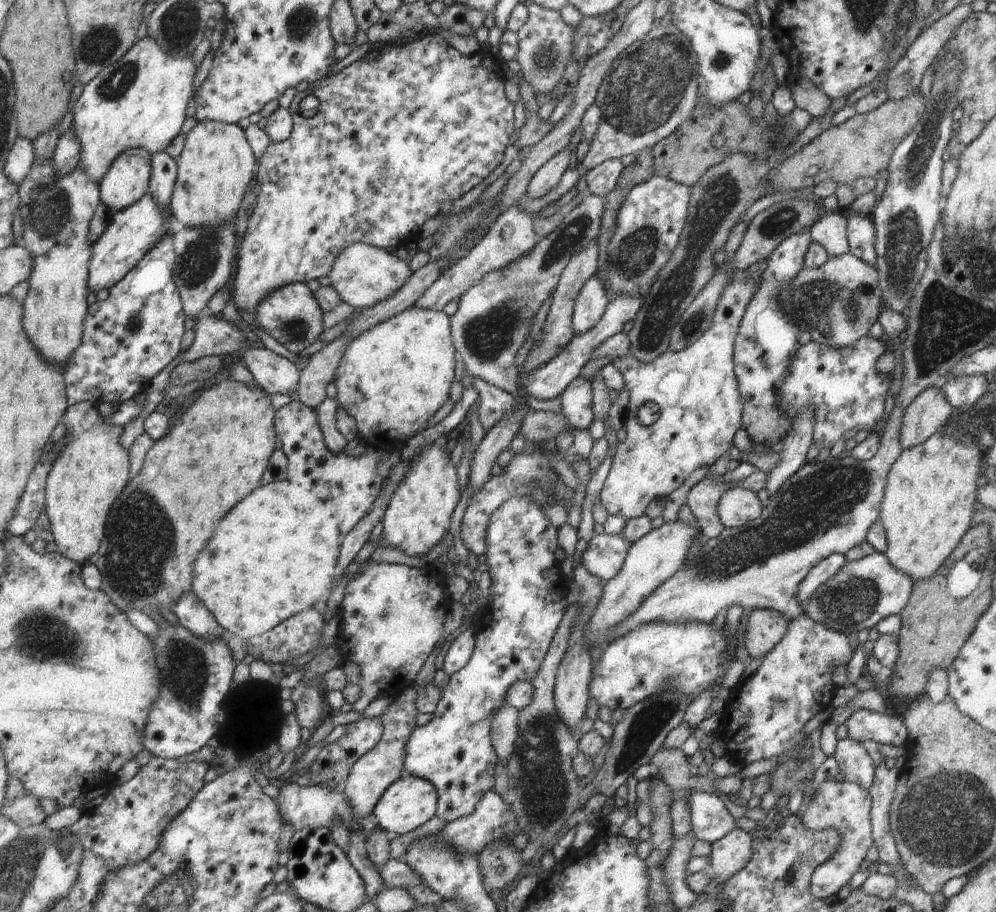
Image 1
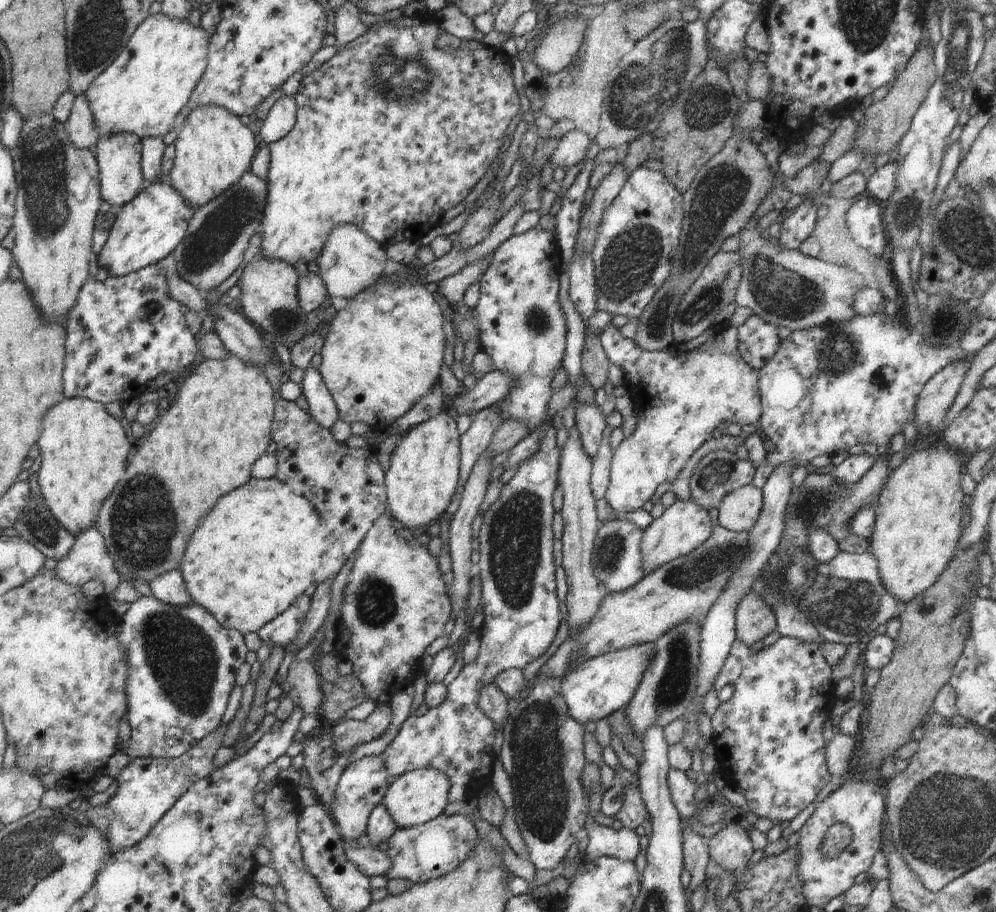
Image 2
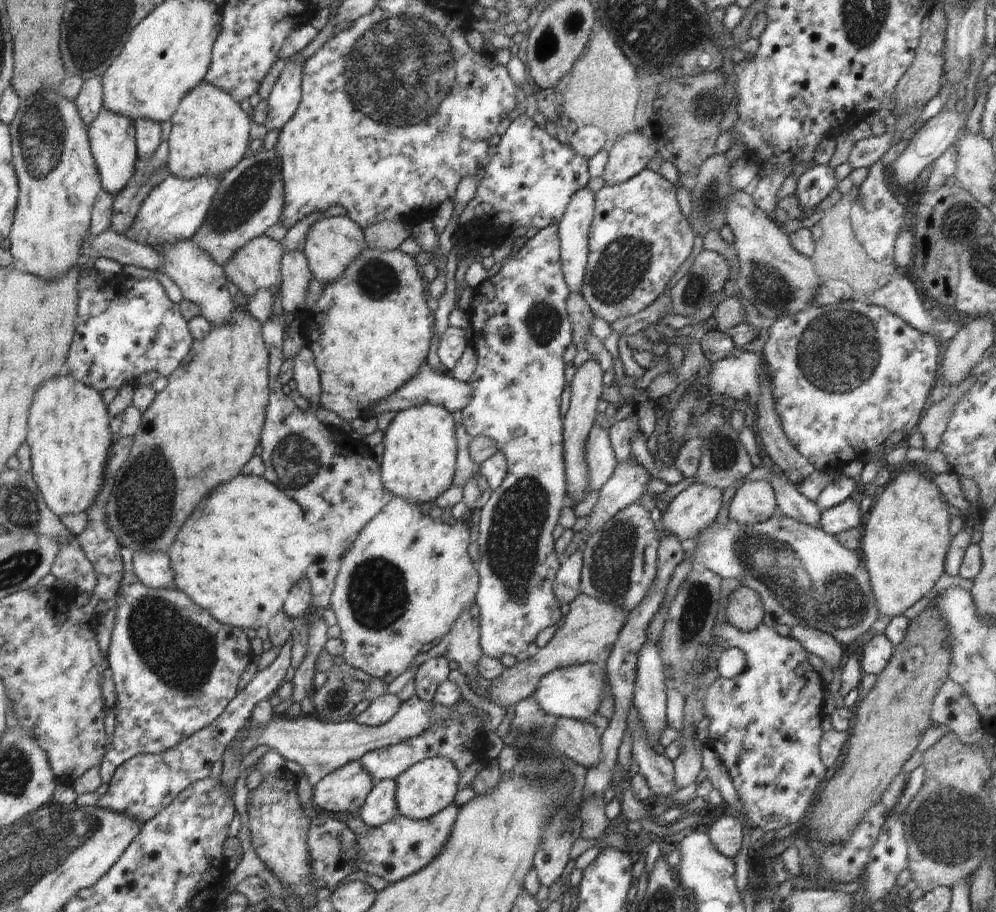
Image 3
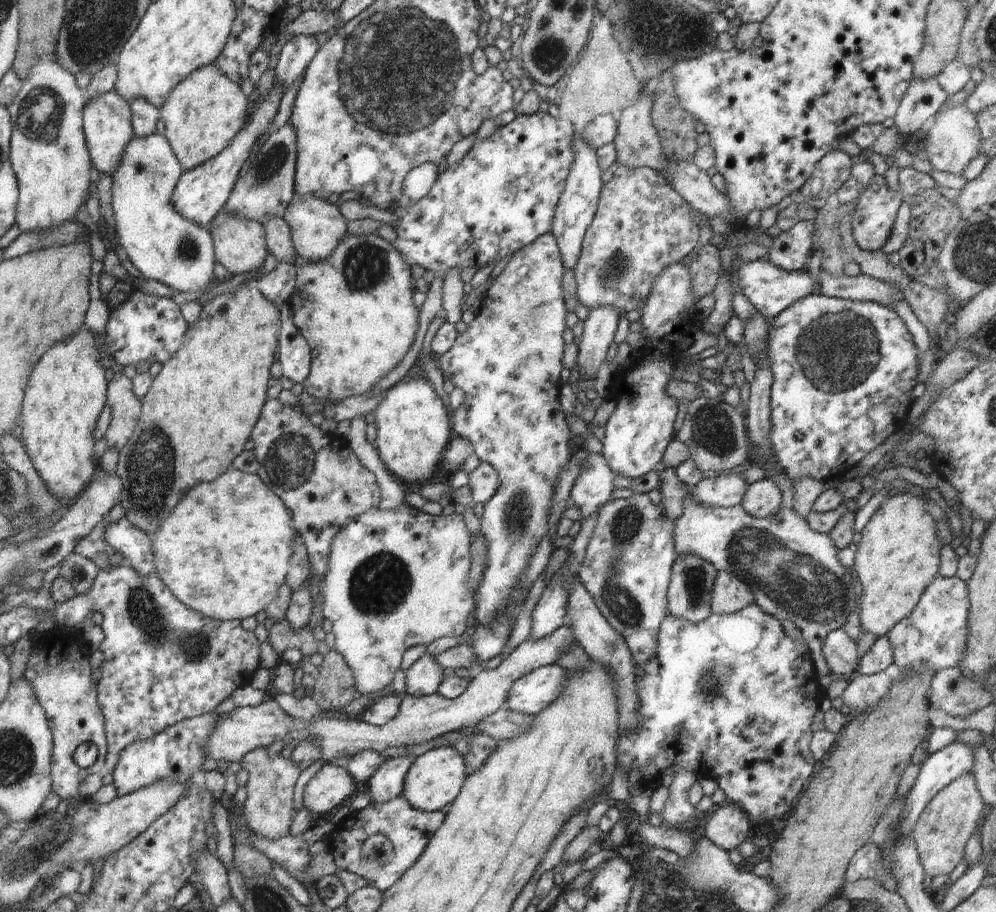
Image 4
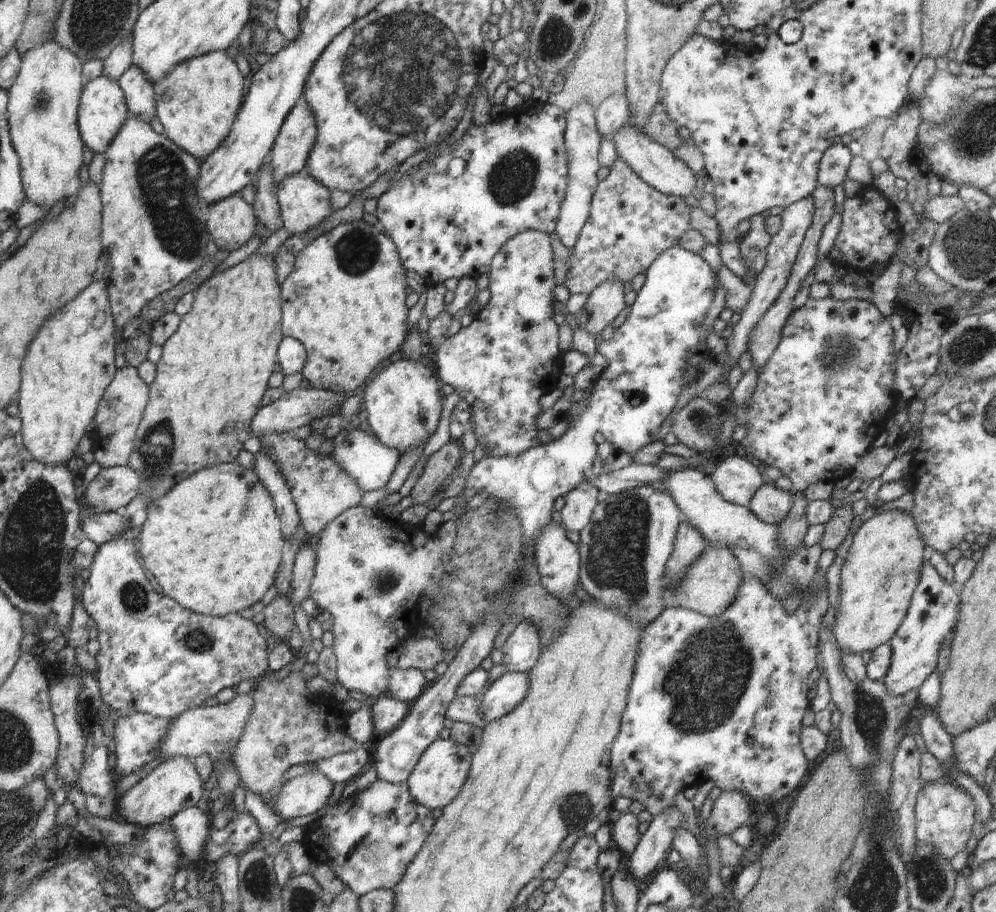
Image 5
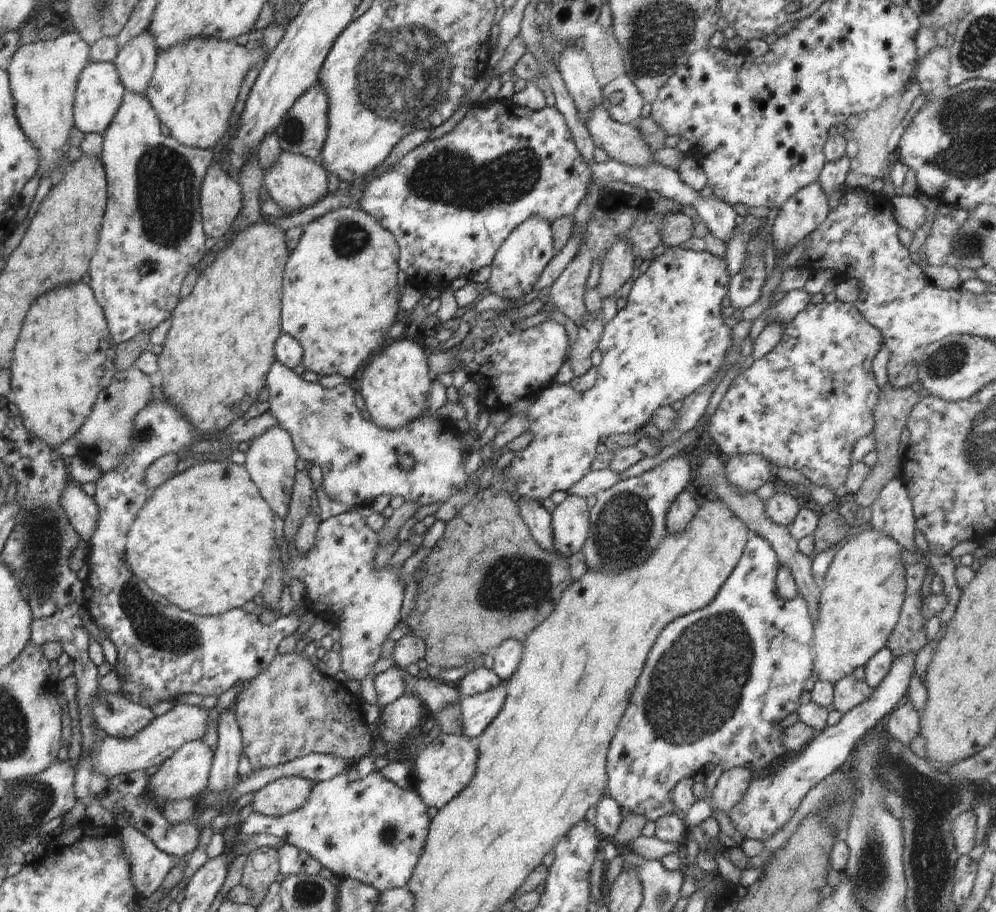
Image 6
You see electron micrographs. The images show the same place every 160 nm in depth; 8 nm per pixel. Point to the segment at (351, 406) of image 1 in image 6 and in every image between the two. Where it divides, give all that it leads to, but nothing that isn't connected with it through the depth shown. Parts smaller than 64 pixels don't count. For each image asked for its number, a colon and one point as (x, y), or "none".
2: (384, 351)
3: (370, 331)
4: (355, 309)
5: (344, 301)
6: (340, 296)

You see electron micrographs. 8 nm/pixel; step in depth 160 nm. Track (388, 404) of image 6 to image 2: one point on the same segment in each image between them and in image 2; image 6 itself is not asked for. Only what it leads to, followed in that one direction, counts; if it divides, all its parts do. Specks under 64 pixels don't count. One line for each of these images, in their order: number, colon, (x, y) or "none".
2: (423, 474)
3: (420, 447)
4: (414, 427)
5: (404, 403)

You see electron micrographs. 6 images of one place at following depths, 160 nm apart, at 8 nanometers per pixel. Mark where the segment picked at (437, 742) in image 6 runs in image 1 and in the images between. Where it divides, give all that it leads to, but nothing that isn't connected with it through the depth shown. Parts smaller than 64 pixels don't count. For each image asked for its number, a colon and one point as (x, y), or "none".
1: (407, 804)
2: (416, 797)
3: (428, 787)
4: (435, 779)
5: (438, 777)

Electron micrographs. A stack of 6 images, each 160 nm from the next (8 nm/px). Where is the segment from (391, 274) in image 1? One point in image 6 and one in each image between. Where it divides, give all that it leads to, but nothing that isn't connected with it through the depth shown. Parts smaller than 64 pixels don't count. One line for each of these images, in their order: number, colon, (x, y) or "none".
2: (351, 262)
3: (332, 244)
4: (316, 226)
5: (304, 202)
6: (296, 182)

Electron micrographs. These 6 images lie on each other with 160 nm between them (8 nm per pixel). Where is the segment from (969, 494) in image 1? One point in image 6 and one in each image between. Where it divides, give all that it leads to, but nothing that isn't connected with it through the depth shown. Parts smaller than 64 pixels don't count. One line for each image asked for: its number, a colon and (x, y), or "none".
2: (917, 531)
3: (905, 541)
4: (898, 555)
5: (881, 569)
6: (861, 594)

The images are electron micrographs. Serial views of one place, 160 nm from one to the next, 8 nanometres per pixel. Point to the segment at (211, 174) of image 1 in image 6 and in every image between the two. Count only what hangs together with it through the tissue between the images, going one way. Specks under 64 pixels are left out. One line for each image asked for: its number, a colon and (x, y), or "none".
2: (214, 149)
3: (210, 132)
4: (205, 110)
5: (197, 102)
6: (194, 88)

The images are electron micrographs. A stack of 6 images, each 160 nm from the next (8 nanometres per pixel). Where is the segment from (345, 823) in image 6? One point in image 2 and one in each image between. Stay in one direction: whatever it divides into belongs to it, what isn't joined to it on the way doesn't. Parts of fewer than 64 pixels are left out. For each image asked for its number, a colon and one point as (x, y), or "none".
2: (425, 852)
3: (402, 846)
4: (382, 842)
5: (370, 838)

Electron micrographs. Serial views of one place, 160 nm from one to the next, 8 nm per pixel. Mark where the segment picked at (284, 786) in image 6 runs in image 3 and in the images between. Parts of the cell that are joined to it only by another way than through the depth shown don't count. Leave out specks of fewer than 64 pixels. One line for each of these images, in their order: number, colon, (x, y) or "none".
3: (344, 791)
4: (330, 786)
5: (304, 795)

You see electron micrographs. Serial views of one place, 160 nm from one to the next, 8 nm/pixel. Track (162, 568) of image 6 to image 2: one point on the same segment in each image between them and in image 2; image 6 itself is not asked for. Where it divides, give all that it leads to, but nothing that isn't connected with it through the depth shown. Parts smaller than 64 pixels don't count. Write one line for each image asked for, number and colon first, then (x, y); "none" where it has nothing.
2: (256, 553)
3: (245, 546)
4: (224, 551)
5: (209, 555)

